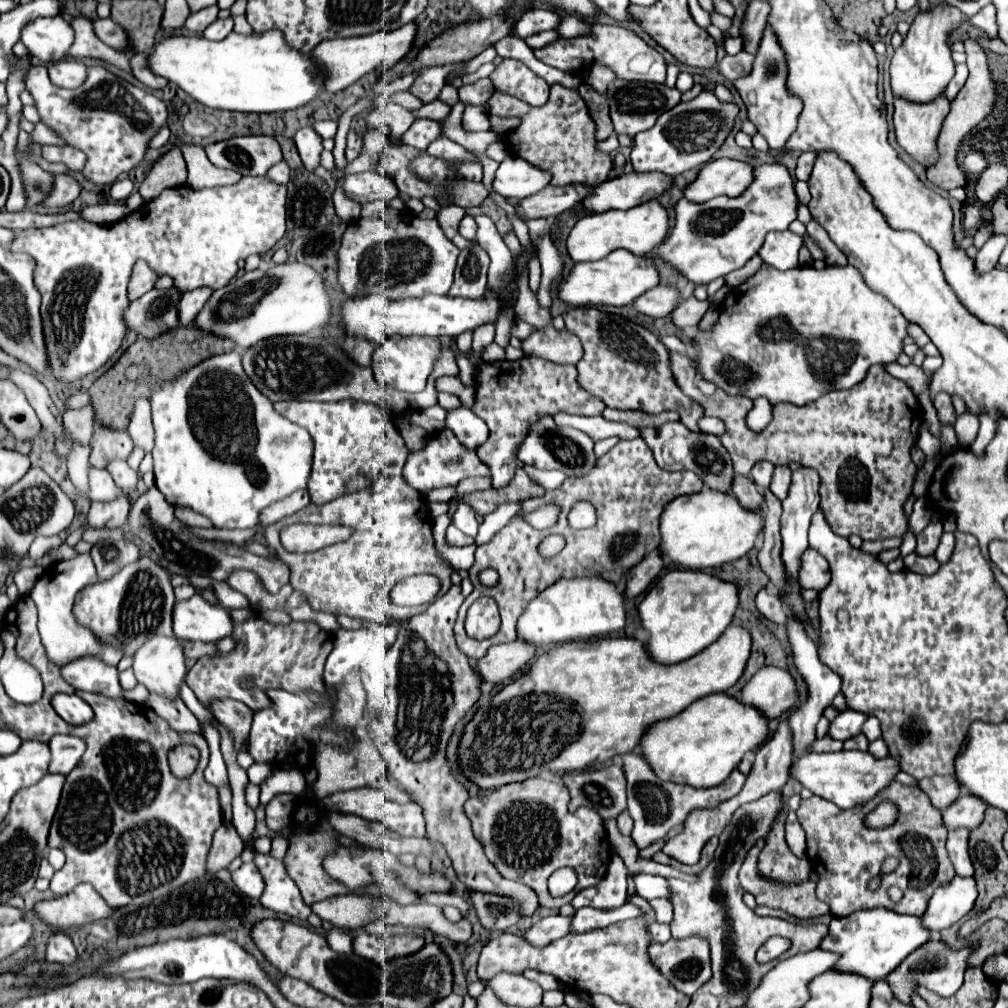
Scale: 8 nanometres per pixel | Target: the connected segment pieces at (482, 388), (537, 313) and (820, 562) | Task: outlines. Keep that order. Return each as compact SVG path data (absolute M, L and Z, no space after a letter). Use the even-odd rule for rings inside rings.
M524 358L524 360L518 360L518 362L510 362L510 364L478 364L478 372L476 372L476 400L474 400L474 406L472 406L472 412L476 416L480 416L486 424L488 424L488 430L490 430L490 436L484 444L480 444L476 448L476 454L478 458L490 468L492 472L492 486L494 488L504 488L508 486L508 482L512 480L510 478L510 468L522 468L522 462L516 458L516 450L520 446L520 442L524 440L526 436L526 428L528 428L528 422L532 420L538 420L542 414L556 414L556 412L568 412L568 414L580 414L580 416L598 416L600 412L576 412L574 406L602 406L602 410L606 408L604 402L600 402L596 396L590 396L588 392L584 392L578 384L576 384L576 368L572 366L572 372L568 366L560 366L560 364L554 364L554 362L548 362L548 360L540 360L540 358Z
M522 269L518 278L518 302L516 302L516 316L524 322L528 322L534 328L544 328L550 324L552 314L550 308L542 308L538 304L536 294L530 290L528 282L528 269Z
M808 548L802 558L800 558L800 572L798 572L798 584L802 588L812 588L812 590L822 590L828 584L830 570L828 562L820 552L814 548Z

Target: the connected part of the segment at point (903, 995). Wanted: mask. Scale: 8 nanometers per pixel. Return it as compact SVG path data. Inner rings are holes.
M932 938L928 944L924 944L924 948L918 948L916 952L912 952L912 956L908 956L908 960L904 960L904 964L900 964L900 968L896 968L896 972L892 972L892 976L888 976L892 992L896 992L896 998L904 1000L906 1004L910 1002L910 994L914 994L916 984L926 986L928 990L932 990L940 996L952 996L964 982L966 956L968 956L968 950L952 952L938 938Z

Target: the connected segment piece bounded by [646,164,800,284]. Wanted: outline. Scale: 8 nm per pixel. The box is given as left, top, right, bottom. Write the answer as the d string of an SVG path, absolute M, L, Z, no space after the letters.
M758 166L754 170L754 182L738 198L718 196L704 204L680 198L680 202L674 206L676 222L670 236L666 236L664 242L646 256L662 256L690 282L708 284L736 268L742 268L754 254L758 254L768 232L788 230L788 226L796 220L798 204L794 180L786 166Z

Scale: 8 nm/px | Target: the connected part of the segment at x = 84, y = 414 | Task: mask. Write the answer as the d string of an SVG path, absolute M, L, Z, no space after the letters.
M92 408L64 412L64 430L70 434L70 440L76 440L80 444L90 444L92 428L94 428L94 410Z

